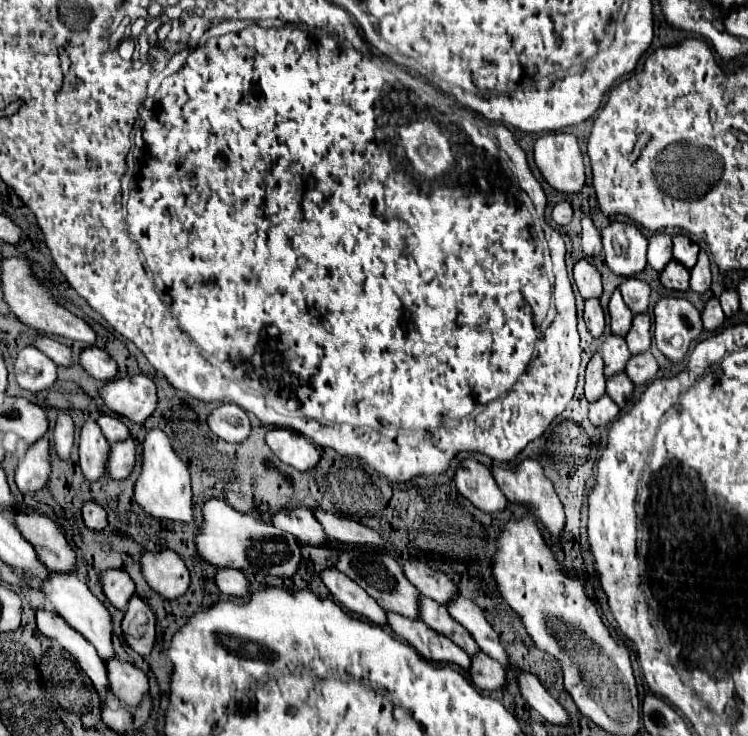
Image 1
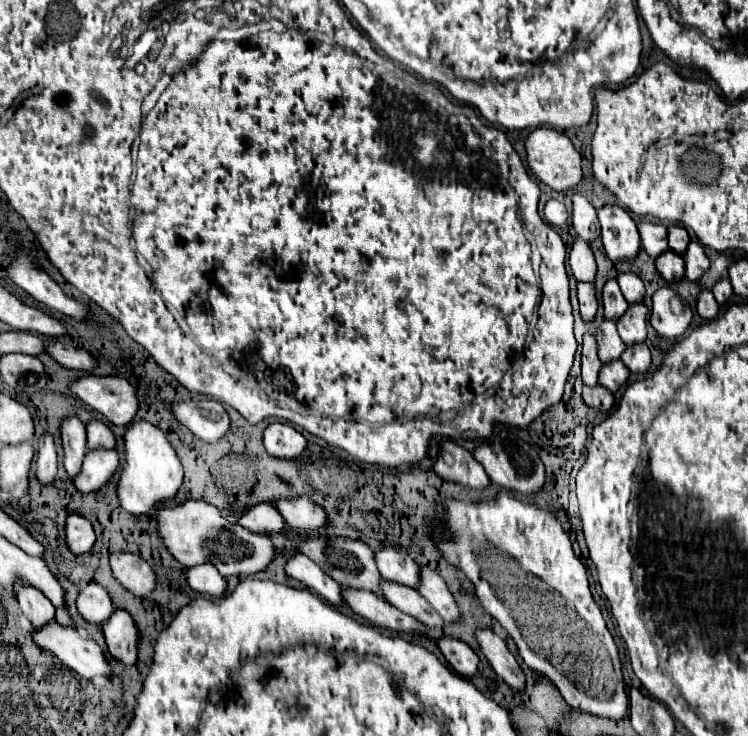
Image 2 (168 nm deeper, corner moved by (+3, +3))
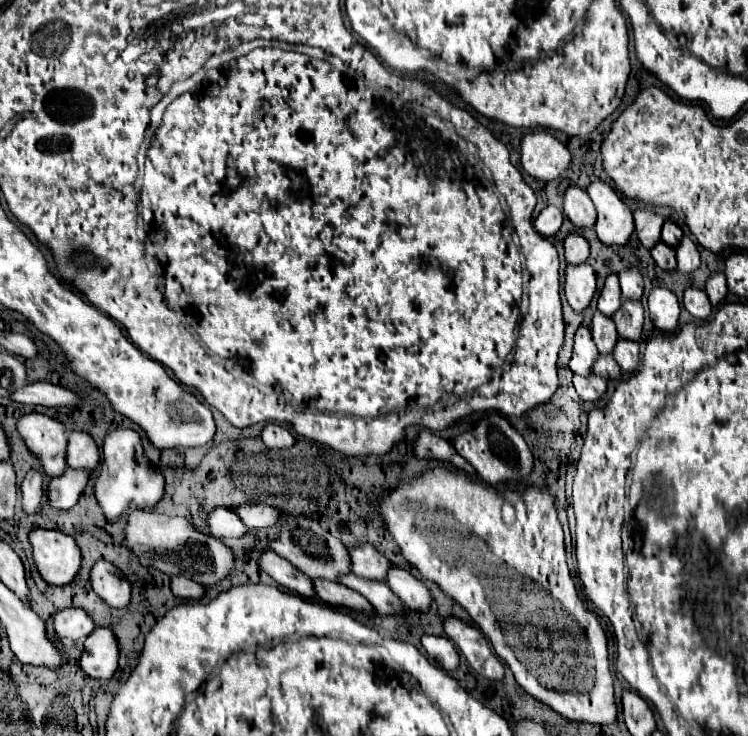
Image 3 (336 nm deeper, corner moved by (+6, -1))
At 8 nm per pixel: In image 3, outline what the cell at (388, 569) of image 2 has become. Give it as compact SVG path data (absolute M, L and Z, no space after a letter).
M370 543L350 549L350 559L352 559L352 571L358 577L384 581L384 575L388 575L390 561L382 553L378 553Z

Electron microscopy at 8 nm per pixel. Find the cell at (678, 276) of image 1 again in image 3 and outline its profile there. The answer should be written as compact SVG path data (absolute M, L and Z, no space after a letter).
M656 243L652 247L652 259L656 261L656 265L664 271L676 271L676 251L672 247L668 247L666 243Z

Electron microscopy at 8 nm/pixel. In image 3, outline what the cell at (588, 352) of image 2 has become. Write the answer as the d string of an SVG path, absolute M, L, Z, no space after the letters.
M580 327L576 331L576 341L574 341L574 353L570 359L570 369L576 375L590 375L592 373L592 363L598 357L598 349L592 343L592 335L588 327Z

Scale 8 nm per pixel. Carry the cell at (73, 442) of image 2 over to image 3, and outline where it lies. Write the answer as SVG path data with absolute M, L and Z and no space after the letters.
M30 413L18 421L18 431L28 449L38 455L44 473L48 477L62 475L68 467L64 463L64 449L68 447L66 425L42 413Z

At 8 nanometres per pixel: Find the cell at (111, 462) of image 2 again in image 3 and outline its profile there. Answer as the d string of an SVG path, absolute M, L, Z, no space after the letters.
M66 469L60 477L48 483L50 505L56 509L72 509L78 503L84 487L88 485L88 479L90 479L90 471Z

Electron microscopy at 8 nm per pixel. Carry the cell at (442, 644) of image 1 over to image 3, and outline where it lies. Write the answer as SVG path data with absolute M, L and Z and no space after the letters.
M316 579L314 587L316 587L316 595L326 605L346 607L346 609L352 609L352 611L358 611L358 613L374 615L374 607L358 591L352 591L350 587L344 587L342 583Z

